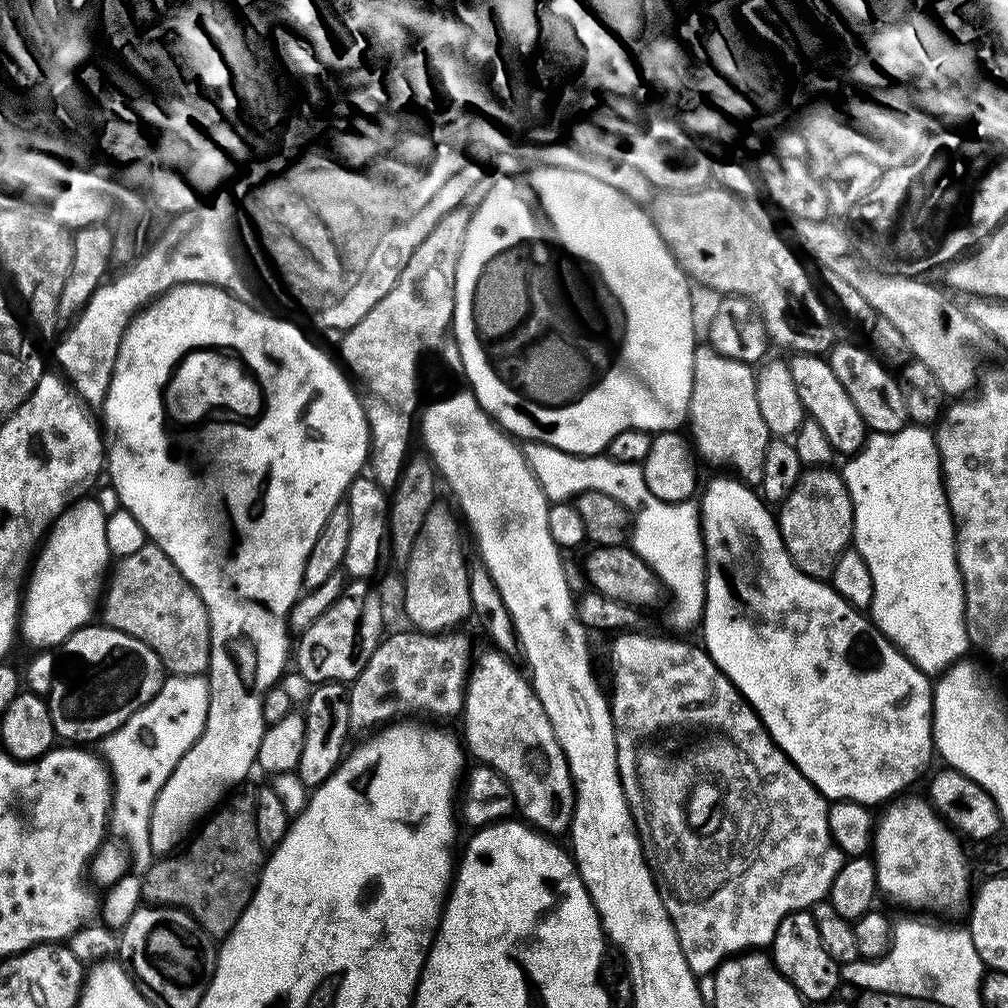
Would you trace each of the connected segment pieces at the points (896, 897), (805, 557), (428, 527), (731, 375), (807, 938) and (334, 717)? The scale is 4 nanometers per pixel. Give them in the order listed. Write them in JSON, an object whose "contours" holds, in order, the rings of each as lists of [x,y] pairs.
{"contours":[[[[923,795],[907,796],[893,799],[874,824],[870,859],[876,868],[879,895],[904,908],[929,908],[932,912],[960,912],[964,908],[965,911],[974,892],[965,841]]],[[[829,467],[805,469],[787,498],[781,501],[777,524],[791,560],[803,573],[829,579],[833,564],[853,539],[853,504],[843,475]]],[[[433,506],[426,514],[418,534],[414,538],[414,546],[410,550],[404,568],[404,612],[413,629],[429,634],[443,634],[455,629],[459,620],[473,615],[470,602],[470,586],[468,585],[469,557],[464,557],[464,544],[460,541],[460,528],[456,525],[457,513],[448,508]]],[[[708,342],[701,343],[694,354],[687,423],[692,424],[690,440],[701,461],[721,464],[721,469],[731,470],[749,485],[759,485],[770,433],[762,414],[758,414],[753,365],[723,357]]],[[[811,911],[792,912],[778,922],[778,930],[770,945],[770,959],[776,969],[800,991],[805,1001],[827,1002],[837,995],[836,987],[841,987],[840,965],[830,958],[830,954],[826,954],[826,946],[822,946],[822,937],[818,935],[818,926],[814,926]]],[[[343,683],[317,684],[311,689],[308,705],[302,708],[304,725],[306,726],[306,742],[302,742],[302,758],[298,762],[296,772],[309,790],[314,790],[319,784],[324,784],[326,778],[339,766],[346,755],[344,743],[350,737],[348,719],[348,698]]]]}

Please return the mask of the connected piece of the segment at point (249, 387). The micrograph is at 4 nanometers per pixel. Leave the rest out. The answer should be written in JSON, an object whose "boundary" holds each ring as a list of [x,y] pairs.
{"boundary":[[[180,284],[153,300],[143,312],[133,316],[132,323],[124,331],[118,358],[114,362],[102,409],[102,428],[106,433],[106,476],[112,479],[109,480],[110,486],[118,494],[120,507],[138,518],[138,526],[142,526],[145,537],[157,544],[166,558],[170,558],[170,562],[174,562],[174,566],[178,566],[181,574],[192,583],[208,607],[208,621],[212,627],[210,662],[206,673],[208,713],[204,715],[204,733],[198,742],[194,742],[194,746],[190,746],[190,750],[186,750],[178,766],[174,766],[173,773],[167,778],[166,786],[162,786],[152,807],[150,846],[156,854],[171,853],[229,795],[230,790],[243,785],[240,783],[247,778],[248,771],[254,768],[258,746],[266,727],[265,695],[279,685],[276,683],[284,667],[290,664],[288,613],[302,592],[306,558],[330,510],[342,503],[348,487],[365,471],[368,462],[368,423],[364,404],[353,381],[346,375],[345,369],[335,359],[332,361],[299,327],[303,328],[291,319],[244,304],[232,293],[224,288],[215,288],[213,284]]]}

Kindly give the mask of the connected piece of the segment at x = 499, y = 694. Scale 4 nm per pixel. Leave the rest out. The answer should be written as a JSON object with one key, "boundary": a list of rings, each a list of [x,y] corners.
{"boundary":[[[487,650],[475,657],[468,673],[468,683],[464,689],[464,736],[463,743],[467,751],[477,756],[481,765],[488,765],[505,779],[511,788],[511,799],[516,799],[520,807],[519,815],[531,827],[545,833],[567,833],[572,827],[572,808],[576,805],[576,785],[573,781],[566,754],[562,746],[558,746],[558,738],[554,734],[554,726],[550,726],[550,718],[546,718],[546,710],[542,710],[542,702],[537,698],[525,673],[511,664],[505,653]]]}

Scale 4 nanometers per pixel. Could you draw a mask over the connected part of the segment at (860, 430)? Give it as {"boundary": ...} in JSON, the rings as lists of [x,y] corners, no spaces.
{"boundary":[[[796,354],[791,357],[788,369],[794,376],[794,387],[798,390],[798,398],[802,398],[805,413],[822,426],[826,438],[830,438],[833,453],[851,458],[864,447],[866,439],[866,425],[862,414],[858,414],[858,406],[850,402],[850,394],[838,382],[834,370],[830,370],[824,356],[806,356]]]}

